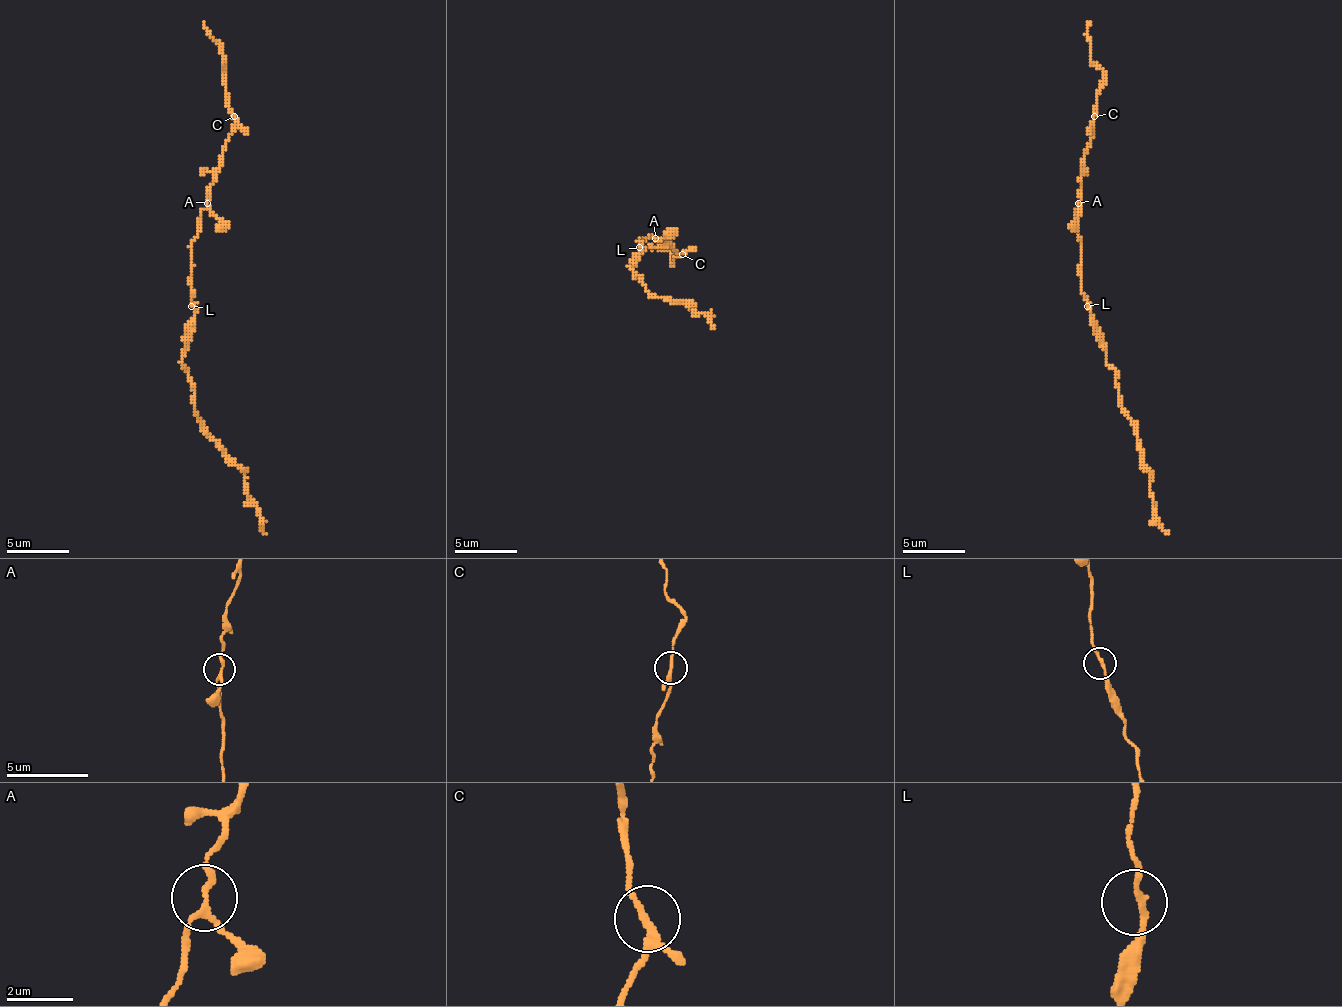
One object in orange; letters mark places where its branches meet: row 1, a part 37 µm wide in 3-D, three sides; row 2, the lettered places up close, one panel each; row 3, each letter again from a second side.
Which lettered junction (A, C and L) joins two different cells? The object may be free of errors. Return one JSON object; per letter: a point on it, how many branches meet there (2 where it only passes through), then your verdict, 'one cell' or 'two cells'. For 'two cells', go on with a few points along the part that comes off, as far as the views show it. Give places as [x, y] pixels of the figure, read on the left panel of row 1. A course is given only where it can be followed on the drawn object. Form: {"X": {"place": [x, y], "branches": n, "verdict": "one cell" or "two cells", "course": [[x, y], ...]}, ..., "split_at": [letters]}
{"A": {"place": [207, 203], "branches": 3, "verdict": "one cell"}, "C": {"place": [234, 116], "branches": 3, "verdict": "one cell"}, "L": {"place": [191, 306], "branches": 2, "verdict": "one cell"}, "split_at": []}

